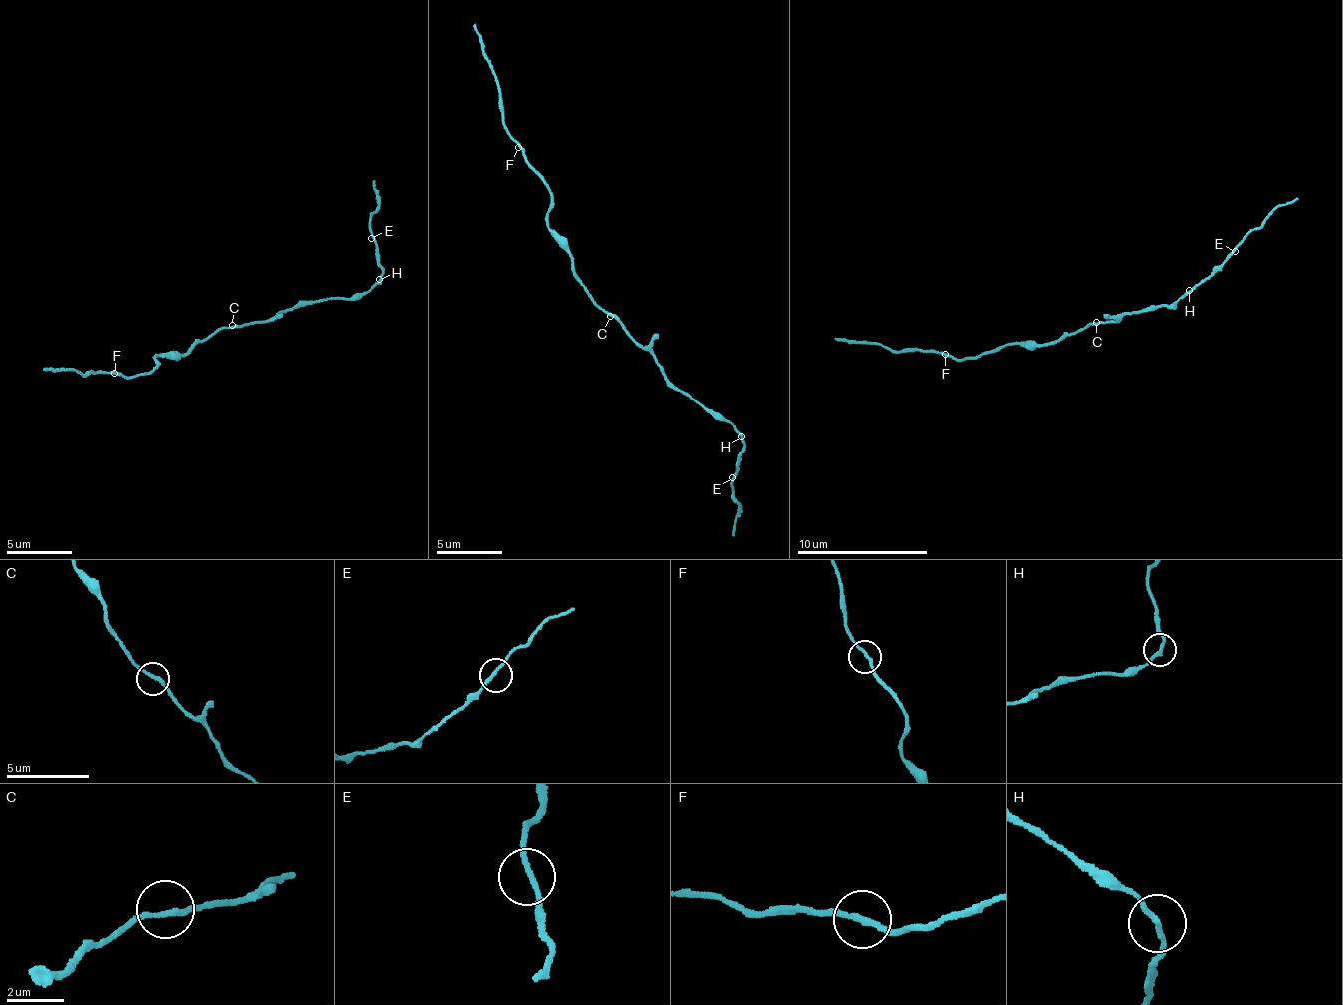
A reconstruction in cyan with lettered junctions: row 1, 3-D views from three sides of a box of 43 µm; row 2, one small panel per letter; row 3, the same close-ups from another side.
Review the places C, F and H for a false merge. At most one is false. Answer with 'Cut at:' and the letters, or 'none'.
Cut at: H

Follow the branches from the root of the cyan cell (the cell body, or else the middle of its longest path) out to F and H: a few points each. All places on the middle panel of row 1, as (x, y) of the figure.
F: (606, 310), (596, 303), (592, 294), (577, 278), (569, 249), (547, 225), (551, 190), (518, 147)
H: (606, 310), (633, 340), (651, 352), (661, 372), (678, 388), (718, 411), (733, 424), (740, 437)

